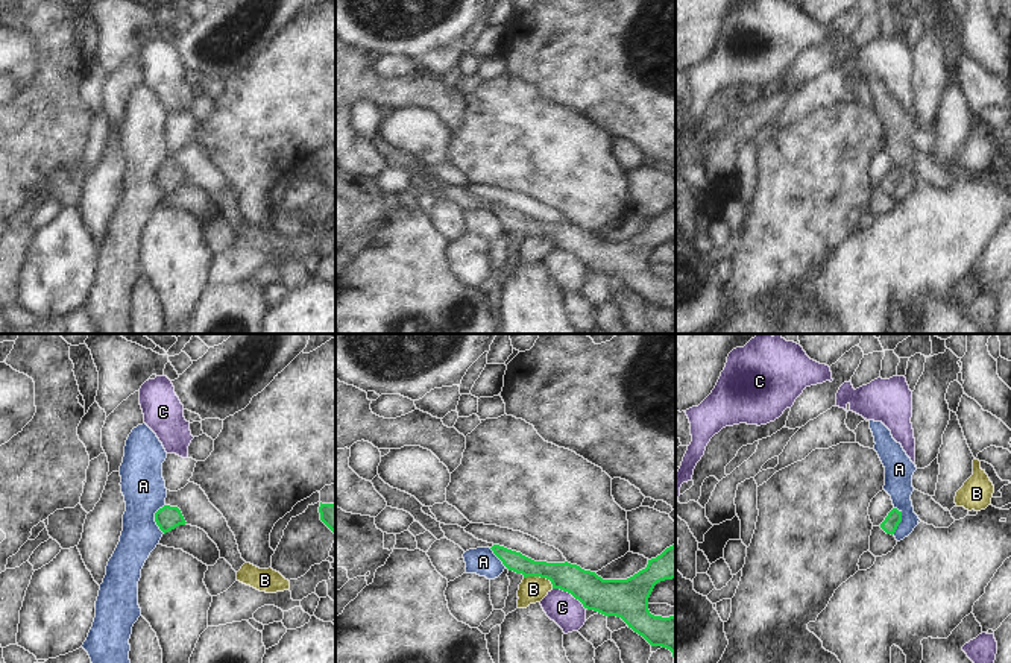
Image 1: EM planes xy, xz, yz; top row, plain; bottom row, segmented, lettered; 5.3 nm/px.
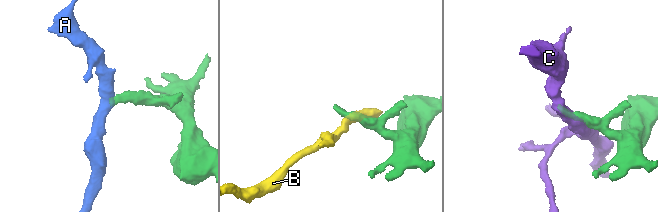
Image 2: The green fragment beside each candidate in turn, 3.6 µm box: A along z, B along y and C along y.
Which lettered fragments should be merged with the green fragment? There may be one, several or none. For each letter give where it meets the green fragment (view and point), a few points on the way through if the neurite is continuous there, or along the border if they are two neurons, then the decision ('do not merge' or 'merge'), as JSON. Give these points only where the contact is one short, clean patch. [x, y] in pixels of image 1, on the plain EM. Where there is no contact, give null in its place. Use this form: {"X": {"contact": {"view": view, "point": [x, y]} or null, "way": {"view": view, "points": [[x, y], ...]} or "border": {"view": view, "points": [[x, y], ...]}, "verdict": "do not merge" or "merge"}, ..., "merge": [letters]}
{"A": {"contact": {"view": "xy", "point": [155, 179]}, "border": {"view": "xy", "points": [[164, 164], [155, 173], [155, 184], [164, 193]]}, "verdict": "do not merge"}, "B": {"contact": {"view": "xz", "point": [541, 237]}, "border": {"view": "xz", "points": [[524, 237], [545, 237], [553, 248]]}, "verdict": "do not merge"}, "C": {"contact": {"view": "xz", "point": [570, 252]}, "border": {"view": "xz", "points": [[553, 248], [570, 252], [585, 269]]}, "verdict": "do not merge"}, "merge": []}

